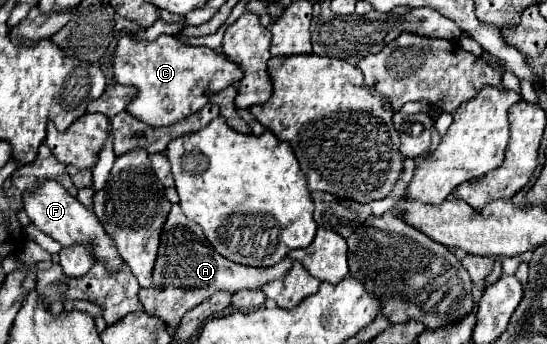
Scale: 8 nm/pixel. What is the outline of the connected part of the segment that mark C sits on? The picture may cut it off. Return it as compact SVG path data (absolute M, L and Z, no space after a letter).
M162 34L156 40L122 36L116 46L114 72L120 84L140 90L126 110L150 126L170 126L198 112L208 102L210 92L218 92L242 78L242 68L226 54L214 52L208 46L184 44L170 34Z

